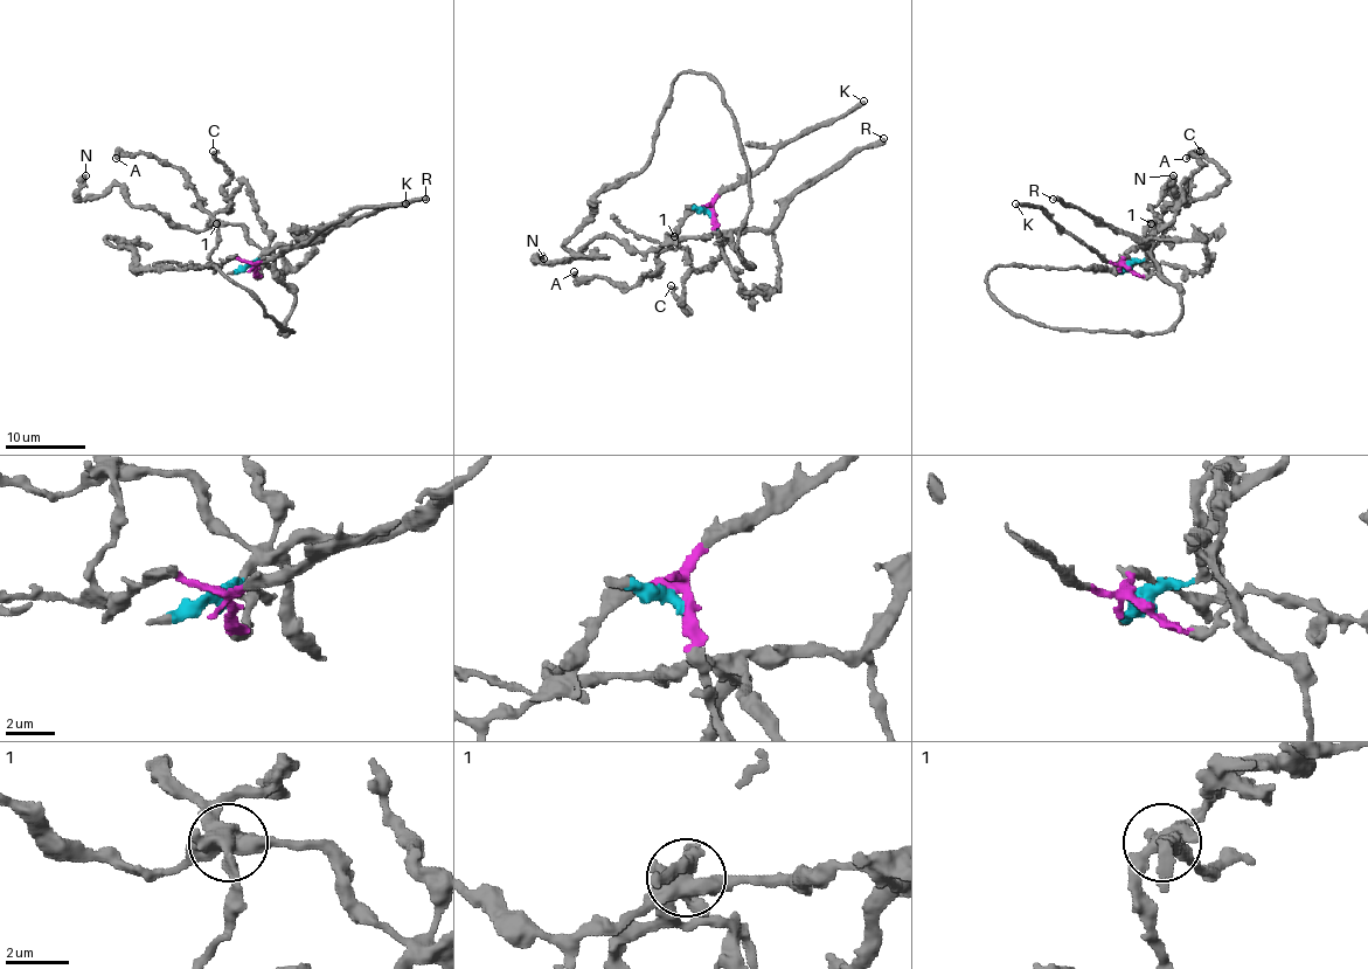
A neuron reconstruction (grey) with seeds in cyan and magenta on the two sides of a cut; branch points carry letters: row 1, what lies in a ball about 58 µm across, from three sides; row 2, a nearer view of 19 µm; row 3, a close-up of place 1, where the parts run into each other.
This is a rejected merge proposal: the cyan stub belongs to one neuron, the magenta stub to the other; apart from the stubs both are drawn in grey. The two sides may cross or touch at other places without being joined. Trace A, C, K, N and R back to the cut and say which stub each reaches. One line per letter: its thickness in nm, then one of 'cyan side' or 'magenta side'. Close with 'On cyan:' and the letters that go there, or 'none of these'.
A: 280 nm | magenta side
C: 400 nm | cyan side
K: 320 nm | magenta side
N: 480 nm | cyan side
R: 440 nm | cyan side
On cyan: C, N, R

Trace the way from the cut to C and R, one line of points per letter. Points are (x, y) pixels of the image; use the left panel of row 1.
C: (252, 265), (269, 246), (269, 234), (257, 217), (247, 185), (227, 199), (228, 171), (213, 151)
R: (252, 265), (277, 248), (310, 246), (321, 234), (349, 226), (363, 215), (405, 201), (426, 199)

